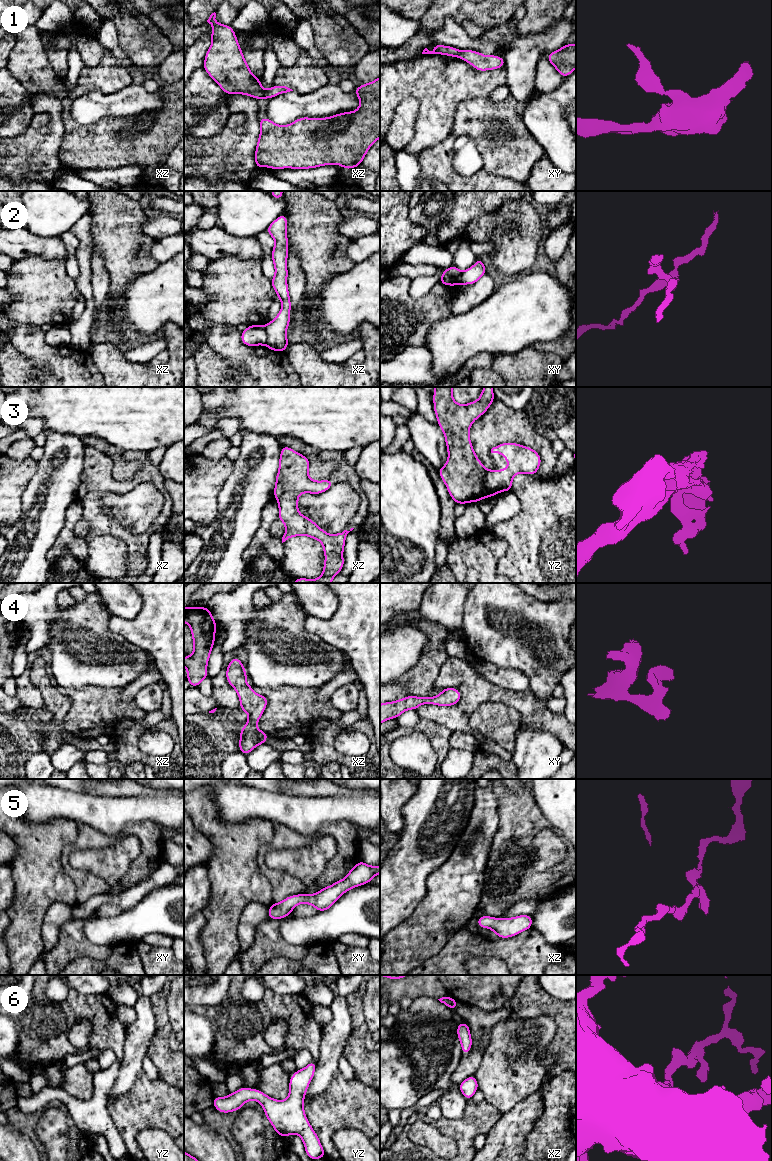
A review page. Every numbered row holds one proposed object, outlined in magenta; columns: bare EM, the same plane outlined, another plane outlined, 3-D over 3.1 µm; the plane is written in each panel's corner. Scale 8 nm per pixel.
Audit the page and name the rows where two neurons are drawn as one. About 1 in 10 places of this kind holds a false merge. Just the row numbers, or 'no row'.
1, 2

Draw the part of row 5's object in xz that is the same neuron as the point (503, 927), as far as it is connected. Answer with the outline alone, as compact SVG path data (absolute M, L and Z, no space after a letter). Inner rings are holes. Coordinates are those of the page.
M483 915L477 919L477 926L493 930L500 938L509 938L531 929L532 915L519 915L514 918L493 918Z

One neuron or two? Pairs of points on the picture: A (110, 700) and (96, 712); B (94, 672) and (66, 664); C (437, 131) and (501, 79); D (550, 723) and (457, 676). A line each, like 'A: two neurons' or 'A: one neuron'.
A: one neuron
B: one neuron
C: one neuron
D: one neuron

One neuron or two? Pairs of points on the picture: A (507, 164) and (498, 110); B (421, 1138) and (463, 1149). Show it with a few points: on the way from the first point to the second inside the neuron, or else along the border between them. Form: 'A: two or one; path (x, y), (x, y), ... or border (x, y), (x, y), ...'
A: one; path (507, 151), (517, 139), (515, 130), (508, 123)
B: two; border (457, 1145), (458, 1150)

